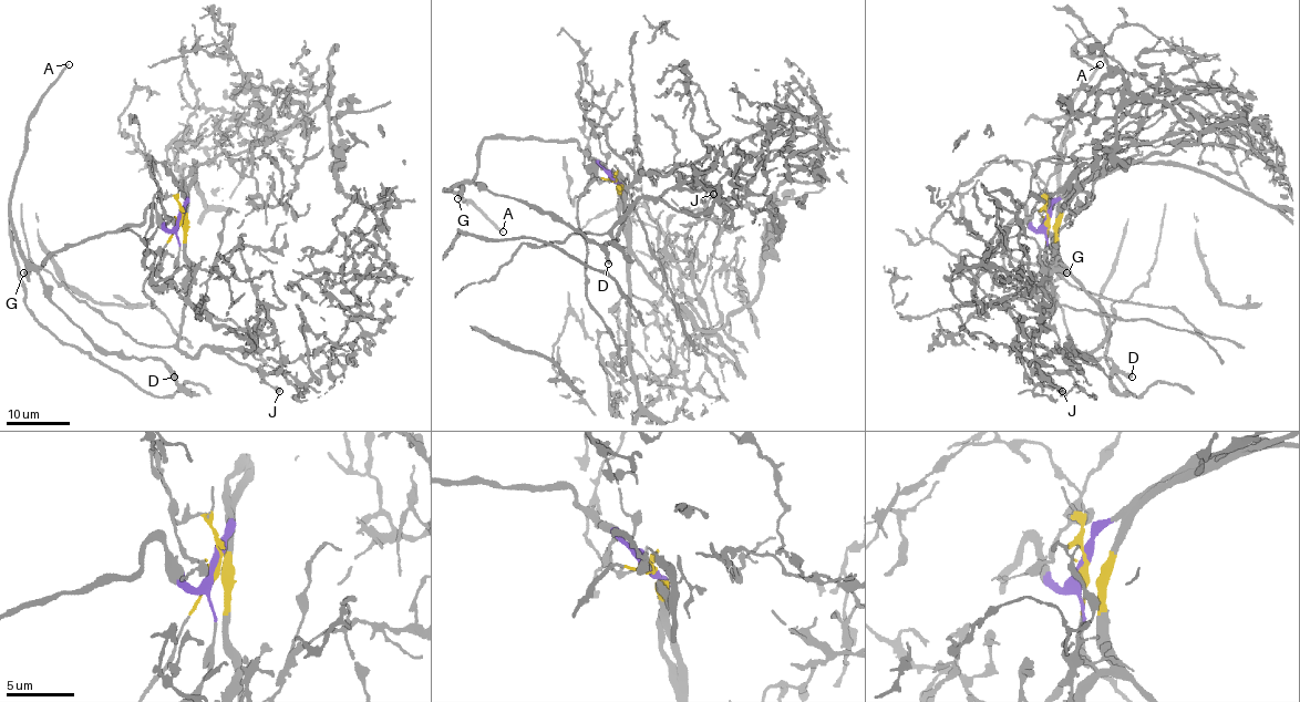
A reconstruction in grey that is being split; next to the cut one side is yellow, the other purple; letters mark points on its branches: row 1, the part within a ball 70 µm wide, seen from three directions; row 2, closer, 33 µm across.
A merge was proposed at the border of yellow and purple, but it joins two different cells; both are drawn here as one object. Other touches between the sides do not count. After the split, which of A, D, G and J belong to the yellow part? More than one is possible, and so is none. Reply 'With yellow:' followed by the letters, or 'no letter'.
With yellow: J

